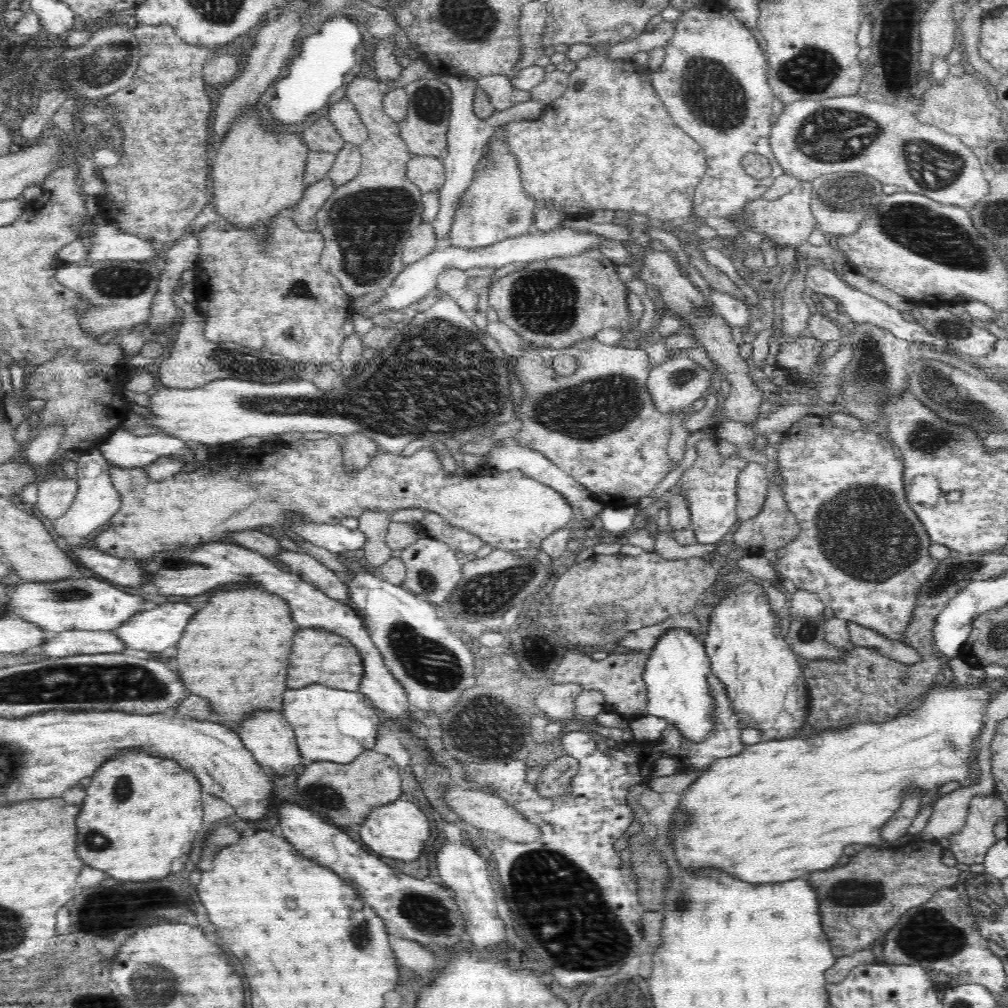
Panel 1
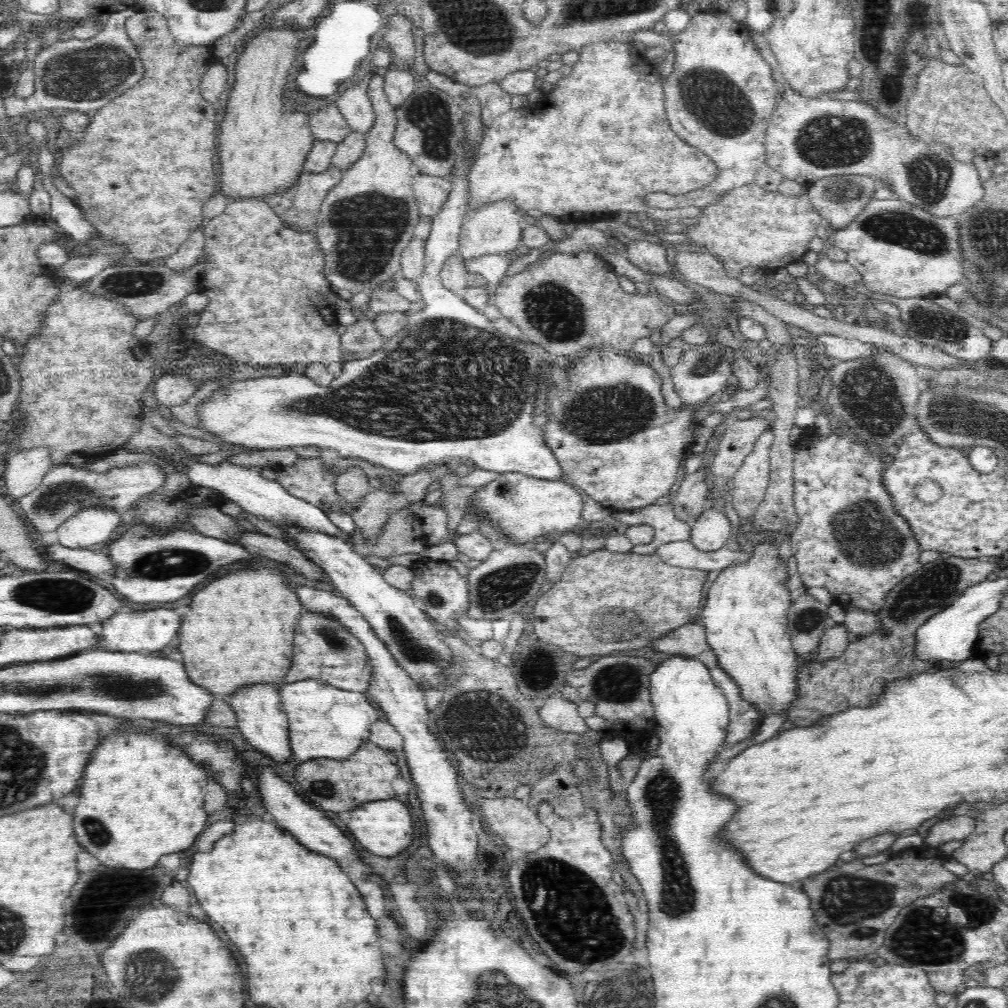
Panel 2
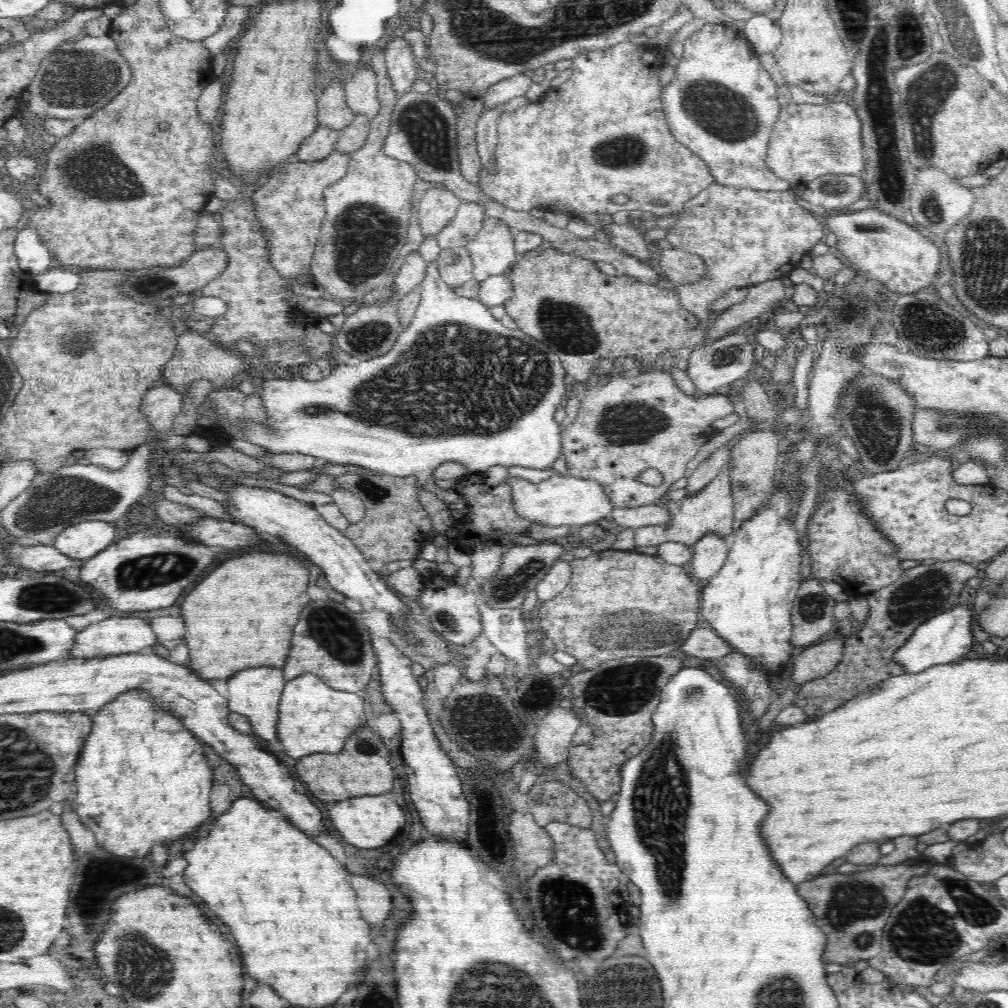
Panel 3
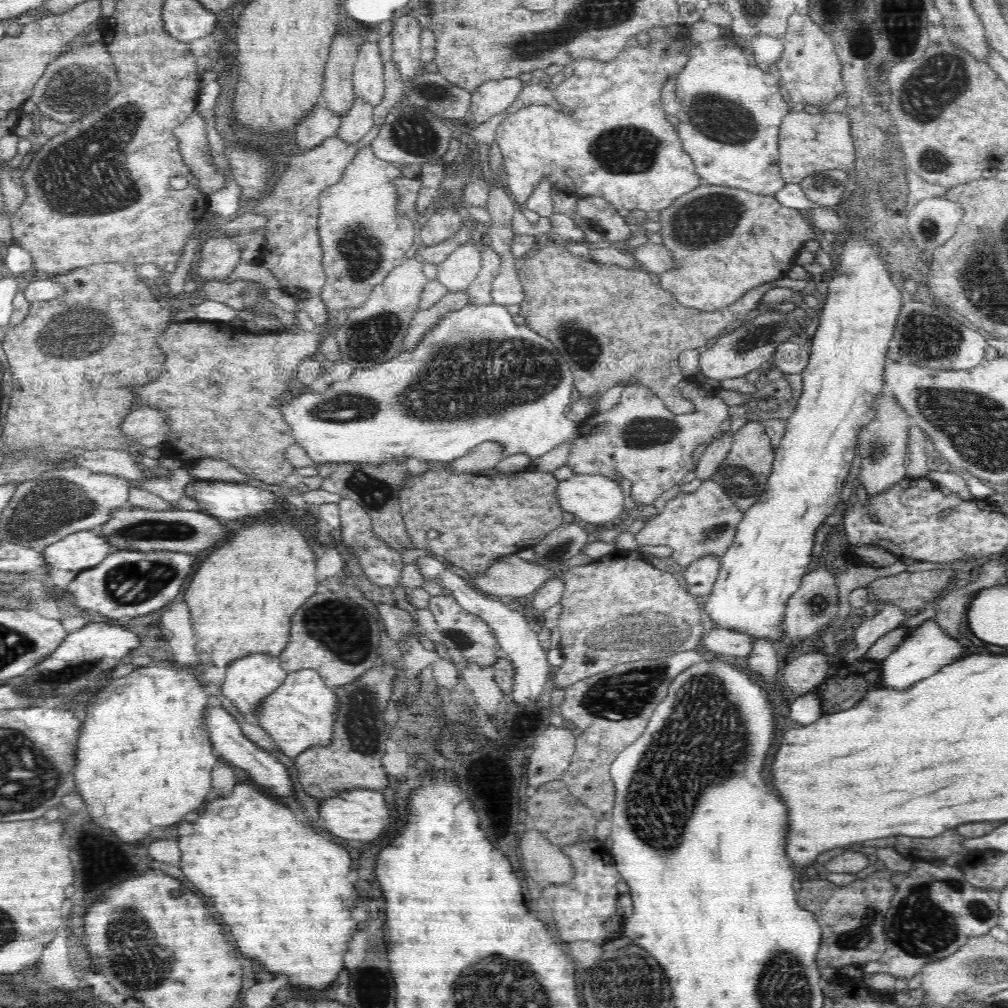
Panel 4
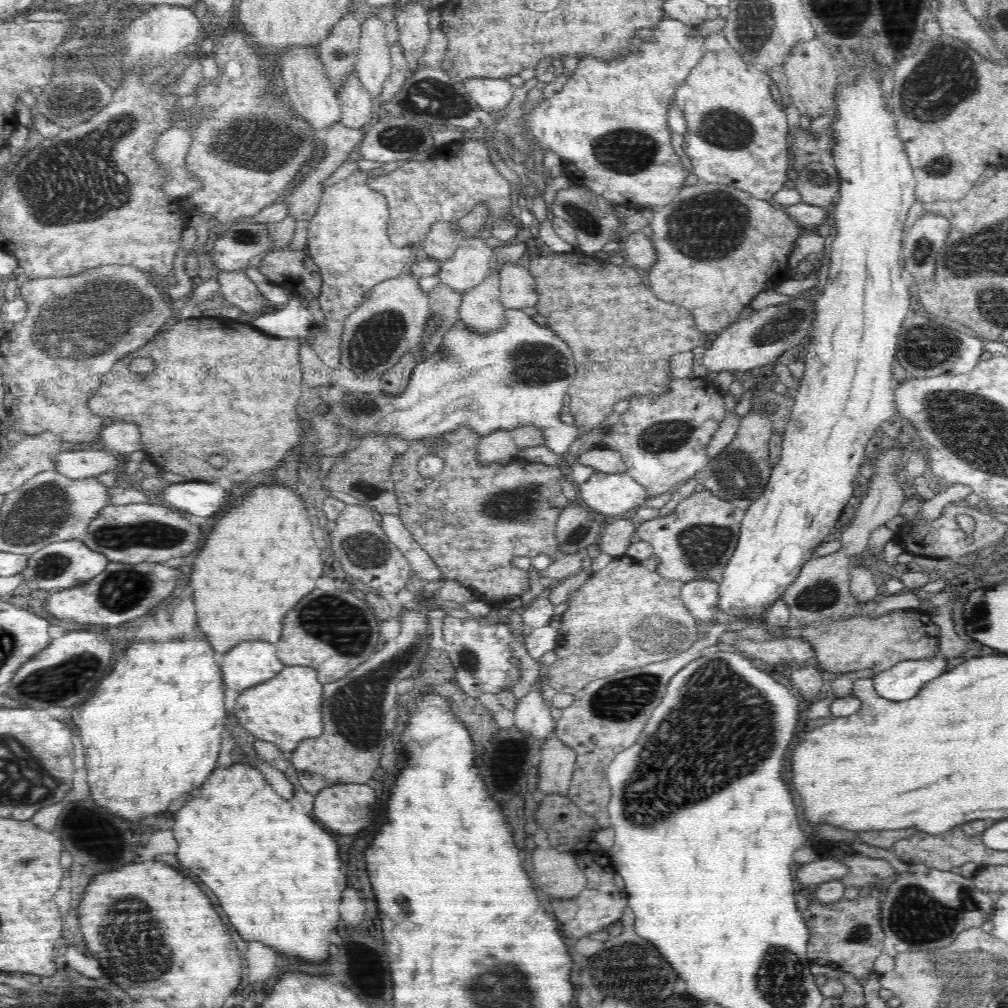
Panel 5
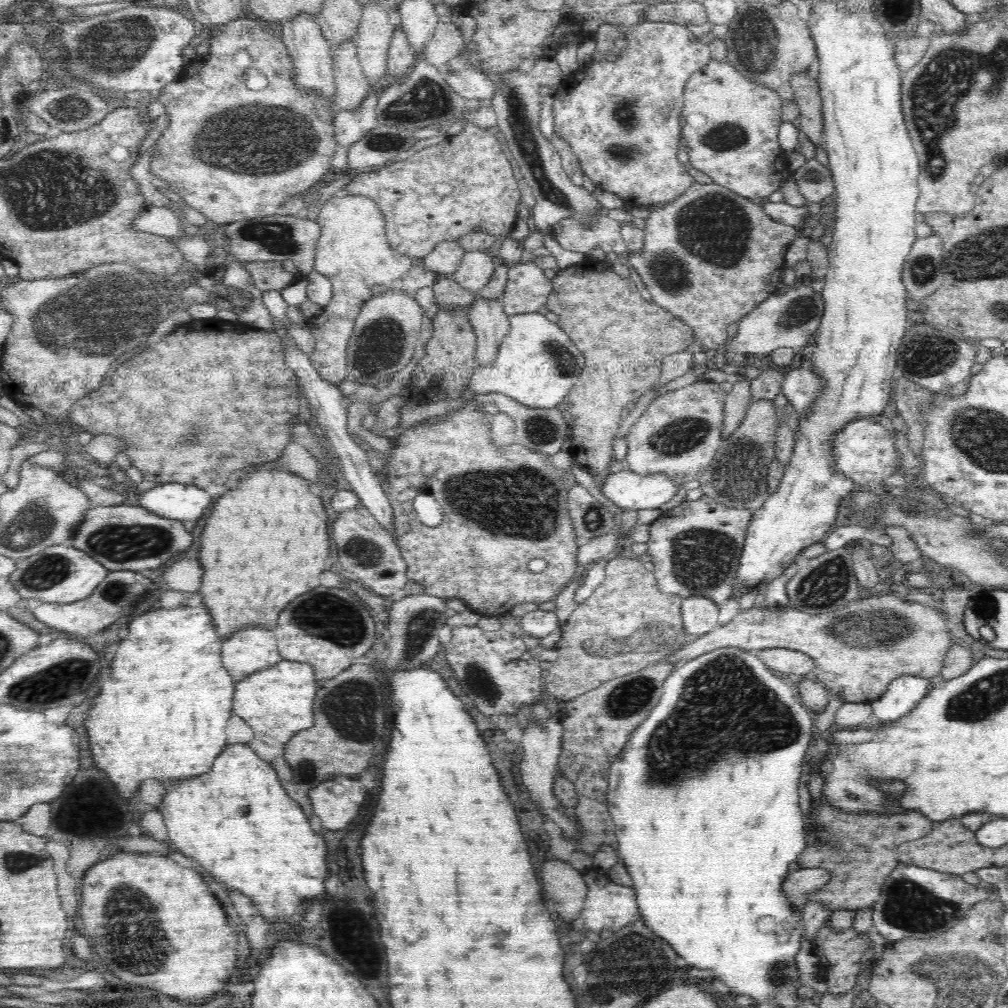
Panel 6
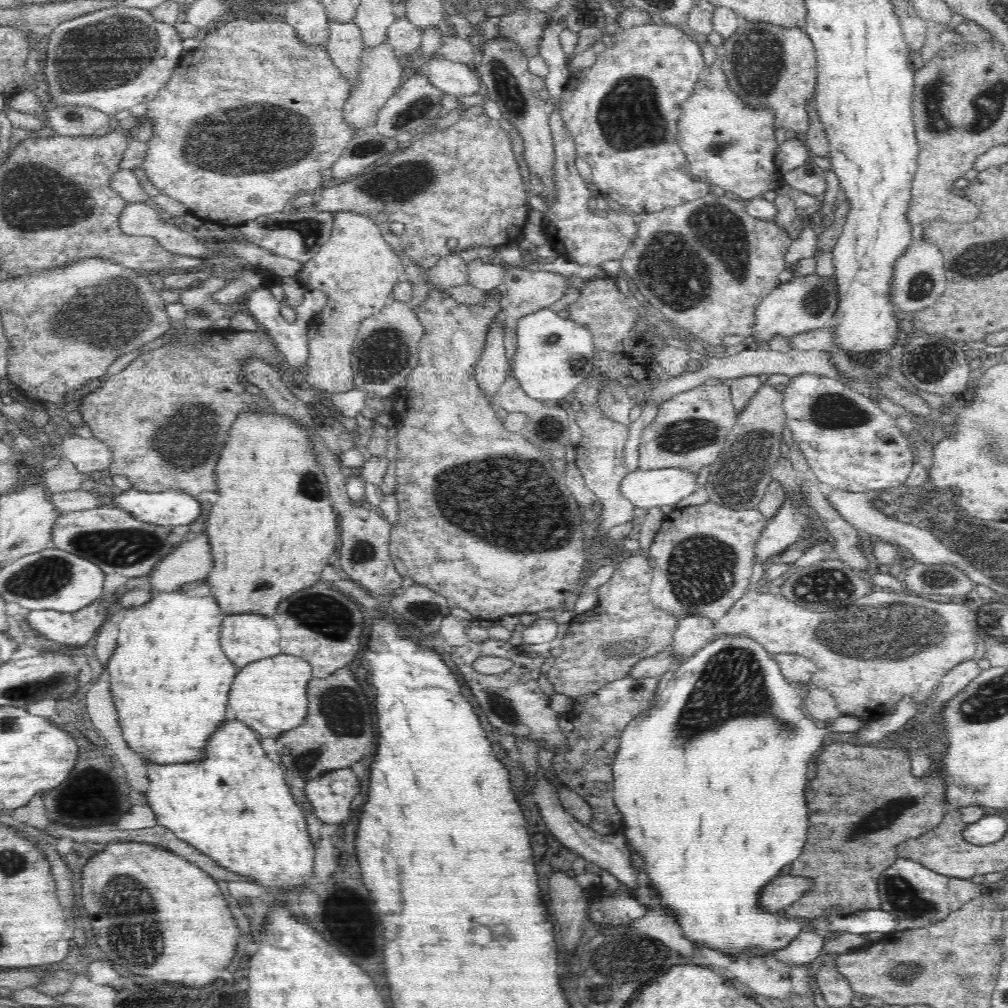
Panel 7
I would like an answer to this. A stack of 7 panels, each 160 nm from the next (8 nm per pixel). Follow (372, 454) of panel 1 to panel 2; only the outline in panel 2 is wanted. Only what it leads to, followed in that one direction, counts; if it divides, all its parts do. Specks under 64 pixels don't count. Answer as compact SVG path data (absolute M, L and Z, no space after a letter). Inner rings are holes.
M349 468L346 472L336 475L335 492L354 509L359 508L363 498L371 490L368 477L360 468Z

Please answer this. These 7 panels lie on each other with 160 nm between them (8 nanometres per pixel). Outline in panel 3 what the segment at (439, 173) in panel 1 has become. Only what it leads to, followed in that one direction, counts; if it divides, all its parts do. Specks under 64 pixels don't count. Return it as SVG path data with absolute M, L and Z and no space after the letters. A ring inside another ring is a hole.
M428 189L417 200L418 222L423 236L435 237L456 216L462 202L449 189Z

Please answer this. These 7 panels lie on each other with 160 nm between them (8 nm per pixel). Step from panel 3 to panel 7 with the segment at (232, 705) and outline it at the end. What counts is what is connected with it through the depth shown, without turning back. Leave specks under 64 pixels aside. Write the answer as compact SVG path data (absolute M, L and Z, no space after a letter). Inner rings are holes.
M258 613L227 614L221 624L220 644L224 654L236 668L241 669L252 662L281 654L280 629L274 617Z

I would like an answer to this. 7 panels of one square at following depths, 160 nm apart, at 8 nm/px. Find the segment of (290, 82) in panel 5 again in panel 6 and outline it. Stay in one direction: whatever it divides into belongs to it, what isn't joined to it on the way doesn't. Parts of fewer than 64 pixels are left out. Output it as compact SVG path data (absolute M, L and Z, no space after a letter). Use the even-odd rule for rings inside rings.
M308 14L296 16L292 22L284 22L279 26L283 44L287 49L290 57L292 57L294 82L302 88L302 90L316 91L326 95L326 97L334 98L335 96L335 78L333 71L333 48L324 37L320 25L316 23L315 18Z

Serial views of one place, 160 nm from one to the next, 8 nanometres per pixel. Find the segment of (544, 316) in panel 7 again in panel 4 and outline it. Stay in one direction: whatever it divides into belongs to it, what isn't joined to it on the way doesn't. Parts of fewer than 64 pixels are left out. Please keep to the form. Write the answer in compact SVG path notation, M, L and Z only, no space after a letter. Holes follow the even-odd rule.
M496 303L482 304L482 306L470 306L466 304L457 311L450 311L439 323L432 329L432 332L416 346L416 350L412 352L398 352L392 360L380 364L380 366L372 366L372 368L358 368L351 374L350 378L344 382L334 382L323 393L316 393L310 390L302 390L298 398L290 400L284 404L282 409L282 417L290 428L292 428L292 436L294 442L302 447L307 453L308 457L314 461L314 464L340 464L340 462L350 462L352 464L386 464L390 460L402 460L406 462L408 458L416 458L420 461L432 463L448 463L455 459L461 458L476 449L485 442L498 442L503 447L505 457L525 453L534 458L540 458L550 450L554 450L556 446L560 446L567 440L576 437L580 423L575 423L566 417L566 412L570 407L570 396L574 390L574 378L568 366L568 358L560 356L560 352L552 346L552 342L540 334L536 334L534 330L530 330L528 325L518 325L514 322L514 318L510 315L507 306L502 306ZM526 346L532 347L526 348ZM438 352L438 354L436 354ZM444 352L454 352L454 360L448 360L448 356L444 356ZM494 356L498 360L504 362L504 366L494 366ZM560 366L560 370L558 370ZM446 368L456 368L456 370L446 370ZM556 370L556 372L554 372ZM554 372L554 374L552 374ZM436 384L436 386L430 386ZM464 384L464 386L462 386Z

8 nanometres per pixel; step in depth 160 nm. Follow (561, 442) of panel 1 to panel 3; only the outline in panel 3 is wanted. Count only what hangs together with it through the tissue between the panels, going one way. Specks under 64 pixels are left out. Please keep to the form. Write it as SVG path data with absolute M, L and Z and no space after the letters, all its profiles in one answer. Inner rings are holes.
M648 371L627 374L627 377L619 374L610 378L607 375L598 377L597 380L602 378L602 382L598 382L592 390L585 391L575 421L560 432L562 453L568 466L567 475L592 480L604 486L605 494L615 508L638 508L660 502L672 484L685 479L688 462L716 434L714 421L734 413L735 407L723 391L702 396L686 395L668 372ZM649 468L662 474L664 482L660 486L646 486L640 482L640 474Z

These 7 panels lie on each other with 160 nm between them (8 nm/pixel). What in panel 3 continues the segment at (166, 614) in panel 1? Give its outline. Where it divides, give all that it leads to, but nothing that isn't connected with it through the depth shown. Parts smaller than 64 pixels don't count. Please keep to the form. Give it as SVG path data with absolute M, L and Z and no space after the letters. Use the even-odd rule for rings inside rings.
M108 618L98 624L92 624L77 632L74 648L69 650L69 658L104 658L116 654L140 653L142 648L148 648L156 643L157 636L151 628L151 621L140 618Z

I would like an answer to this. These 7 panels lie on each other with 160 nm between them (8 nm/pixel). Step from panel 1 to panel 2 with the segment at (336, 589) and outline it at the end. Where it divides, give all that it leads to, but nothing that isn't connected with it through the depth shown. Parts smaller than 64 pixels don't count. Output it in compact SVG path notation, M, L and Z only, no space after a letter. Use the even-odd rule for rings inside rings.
M244 530L235 539L228 541L243 546L255 556L267 556L270 560L288 564L296 572L306 576L309 582L328 580L327 574L317 564L306 558L301 550L282 539Z

